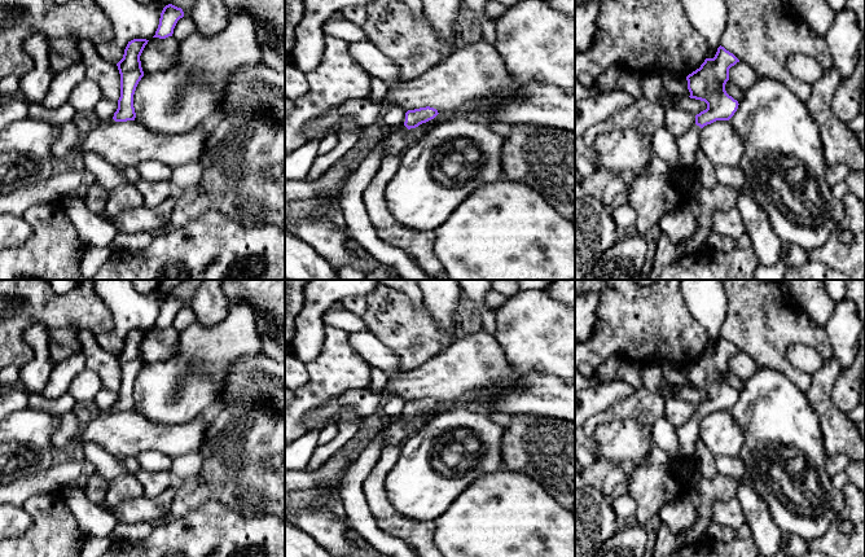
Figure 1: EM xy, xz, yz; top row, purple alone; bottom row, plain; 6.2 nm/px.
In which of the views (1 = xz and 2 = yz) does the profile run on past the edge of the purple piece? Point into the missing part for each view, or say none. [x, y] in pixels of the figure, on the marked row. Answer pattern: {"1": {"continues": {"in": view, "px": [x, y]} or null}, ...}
{"1": {"continues": null}, "2": {"continues": {"in": "yz", "px": [653, 194]}}}

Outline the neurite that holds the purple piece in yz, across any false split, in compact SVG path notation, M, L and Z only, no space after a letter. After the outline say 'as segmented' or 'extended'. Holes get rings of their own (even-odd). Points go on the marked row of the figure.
M720 45L713 58L706 58L686 76L689 97L704 101L707 109L695 115L695 123L685 135L676 139L680 153L677 167L654 155L646 171L629 181L627 203L636 212L637 234L644 237L651 227L659 225L662 216L689 203L685 192L672 179L679 171L694 174L701 130L716 120L729 120L737 111L738 101L725 91L729 69L737 62L739 60Z; extended

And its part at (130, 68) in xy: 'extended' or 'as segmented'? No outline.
as segmented

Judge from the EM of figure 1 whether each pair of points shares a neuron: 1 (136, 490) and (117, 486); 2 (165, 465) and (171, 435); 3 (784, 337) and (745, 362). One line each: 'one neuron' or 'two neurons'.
1: one neuron
2: two neurons
3: two neurons

